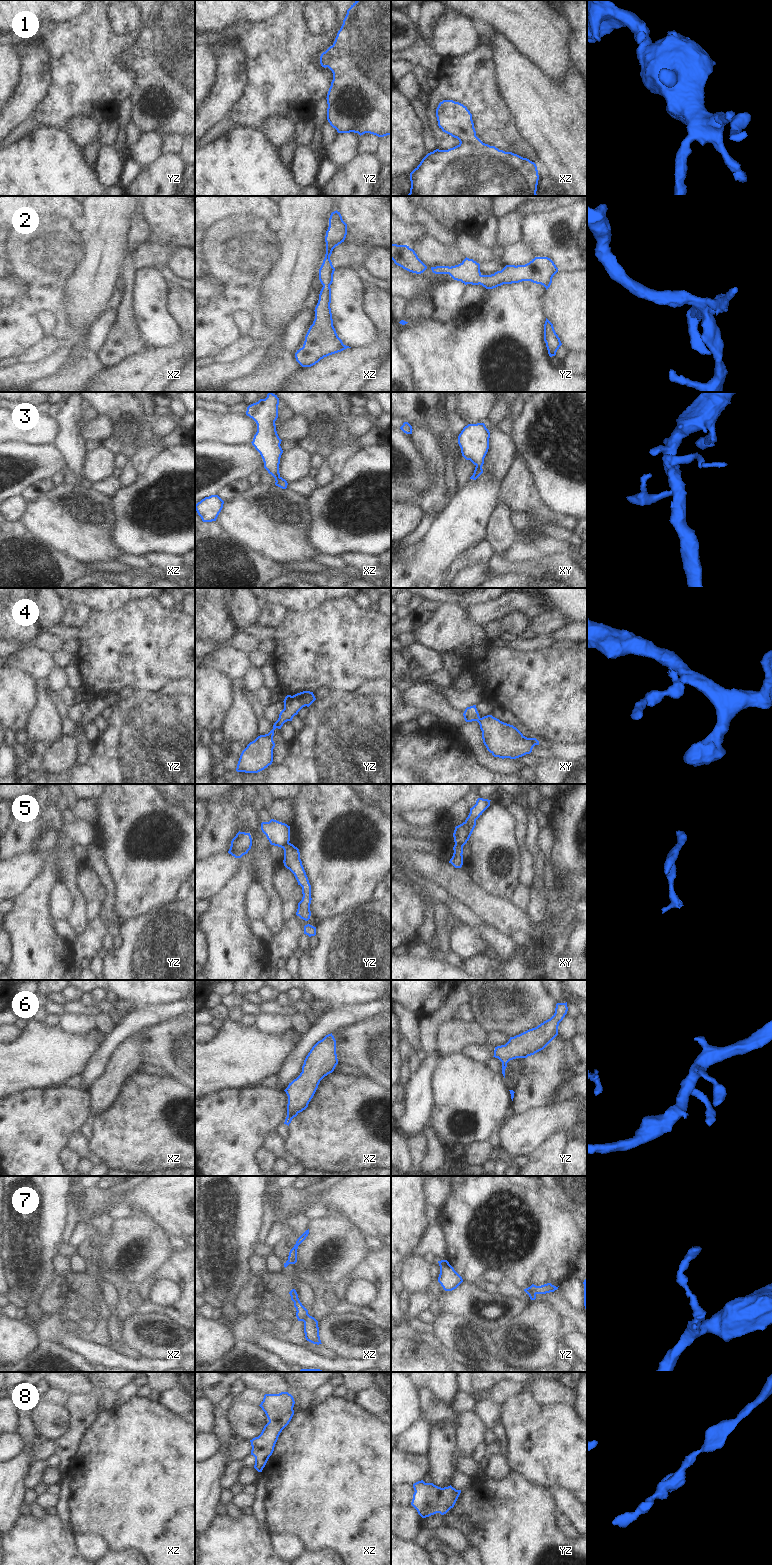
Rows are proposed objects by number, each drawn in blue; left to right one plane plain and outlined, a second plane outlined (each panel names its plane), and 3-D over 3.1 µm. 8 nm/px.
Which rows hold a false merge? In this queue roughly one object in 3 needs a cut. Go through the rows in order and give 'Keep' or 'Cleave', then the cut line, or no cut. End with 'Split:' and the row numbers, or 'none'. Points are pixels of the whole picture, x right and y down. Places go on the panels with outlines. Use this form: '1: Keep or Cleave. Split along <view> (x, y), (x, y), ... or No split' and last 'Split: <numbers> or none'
1: Keep. No split
2: Keep. No split
3: Keep. No split
4: Keep. No split
5: Cleave. Split along xy (455, 844), (462, 846)
6: Keep. No split
7: Cleave. Split along yz (530, 1286), (535, 1294)
8: Keep. No split
Split: 5, 7

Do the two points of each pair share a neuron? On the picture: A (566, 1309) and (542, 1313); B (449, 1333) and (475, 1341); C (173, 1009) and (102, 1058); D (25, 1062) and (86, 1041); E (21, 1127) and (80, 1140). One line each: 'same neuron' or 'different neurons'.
A: different neurons
B: same neuron
C: same neuron
D: same neuron
E: different neurons

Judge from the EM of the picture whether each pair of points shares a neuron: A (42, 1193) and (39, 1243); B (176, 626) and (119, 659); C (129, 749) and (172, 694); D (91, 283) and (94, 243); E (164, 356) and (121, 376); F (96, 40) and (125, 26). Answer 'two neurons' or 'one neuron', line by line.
A: one neuron
B: one neuron
C: one neuron
D: one neuron
E: one neuron
F: two neurons

